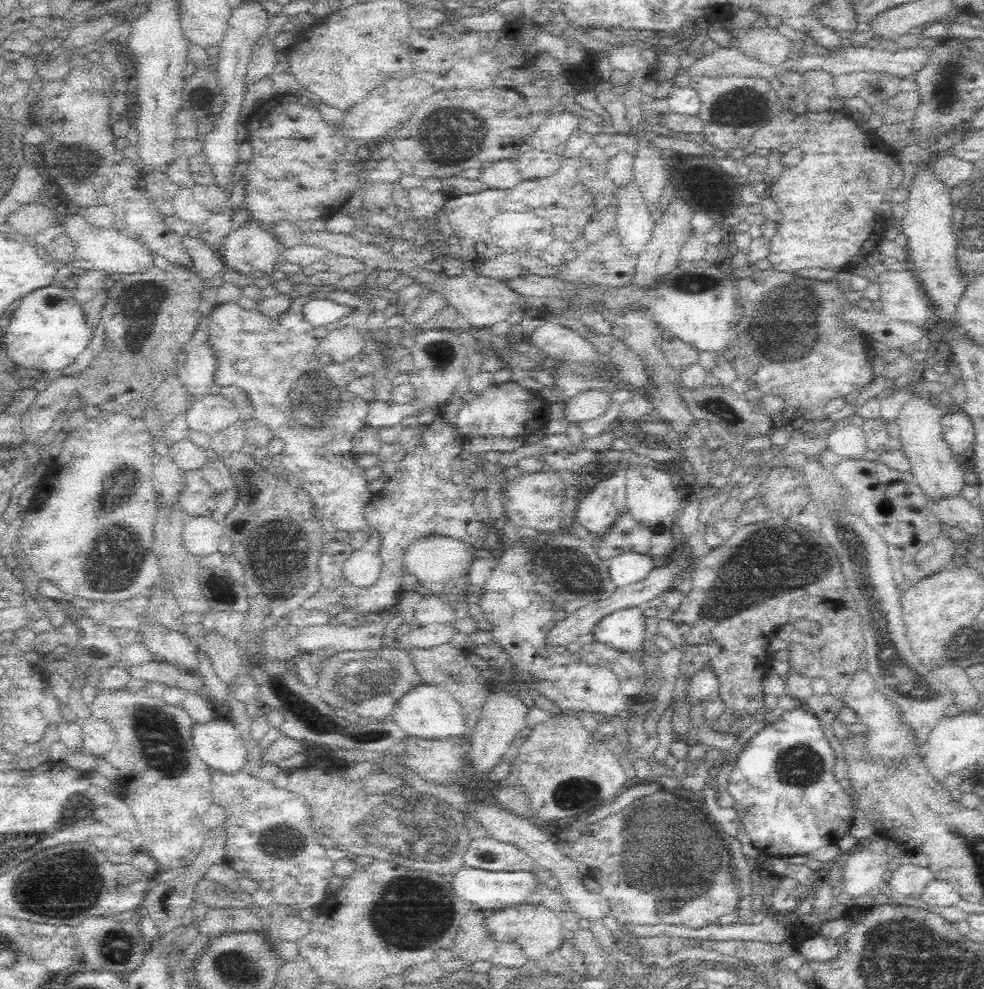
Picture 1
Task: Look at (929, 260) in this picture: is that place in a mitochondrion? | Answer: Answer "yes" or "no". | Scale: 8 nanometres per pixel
no

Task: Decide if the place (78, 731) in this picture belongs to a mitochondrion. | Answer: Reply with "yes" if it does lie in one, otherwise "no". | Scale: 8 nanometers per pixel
no

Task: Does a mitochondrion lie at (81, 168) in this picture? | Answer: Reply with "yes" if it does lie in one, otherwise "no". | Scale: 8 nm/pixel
yes

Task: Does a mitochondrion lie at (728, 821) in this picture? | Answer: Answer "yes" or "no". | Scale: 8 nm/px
yes

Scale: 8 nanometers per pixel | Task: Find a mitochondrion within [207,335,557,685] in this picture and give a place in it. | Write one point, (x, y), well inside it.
(312, 397)

